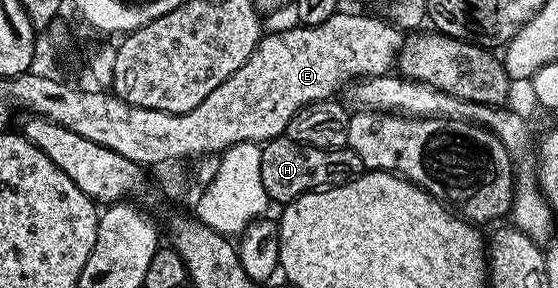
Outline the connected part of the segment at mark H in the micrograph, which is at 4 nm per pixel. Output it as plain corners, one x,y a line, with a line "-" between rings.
282,136
266,142
262,150
261,182
264,184
264,194
279,201
278,203
295,201
301,195
313,193
316,189
331,189
335,185
344,185
357,180
365,172
361,155
357,155
350,147
318,149

